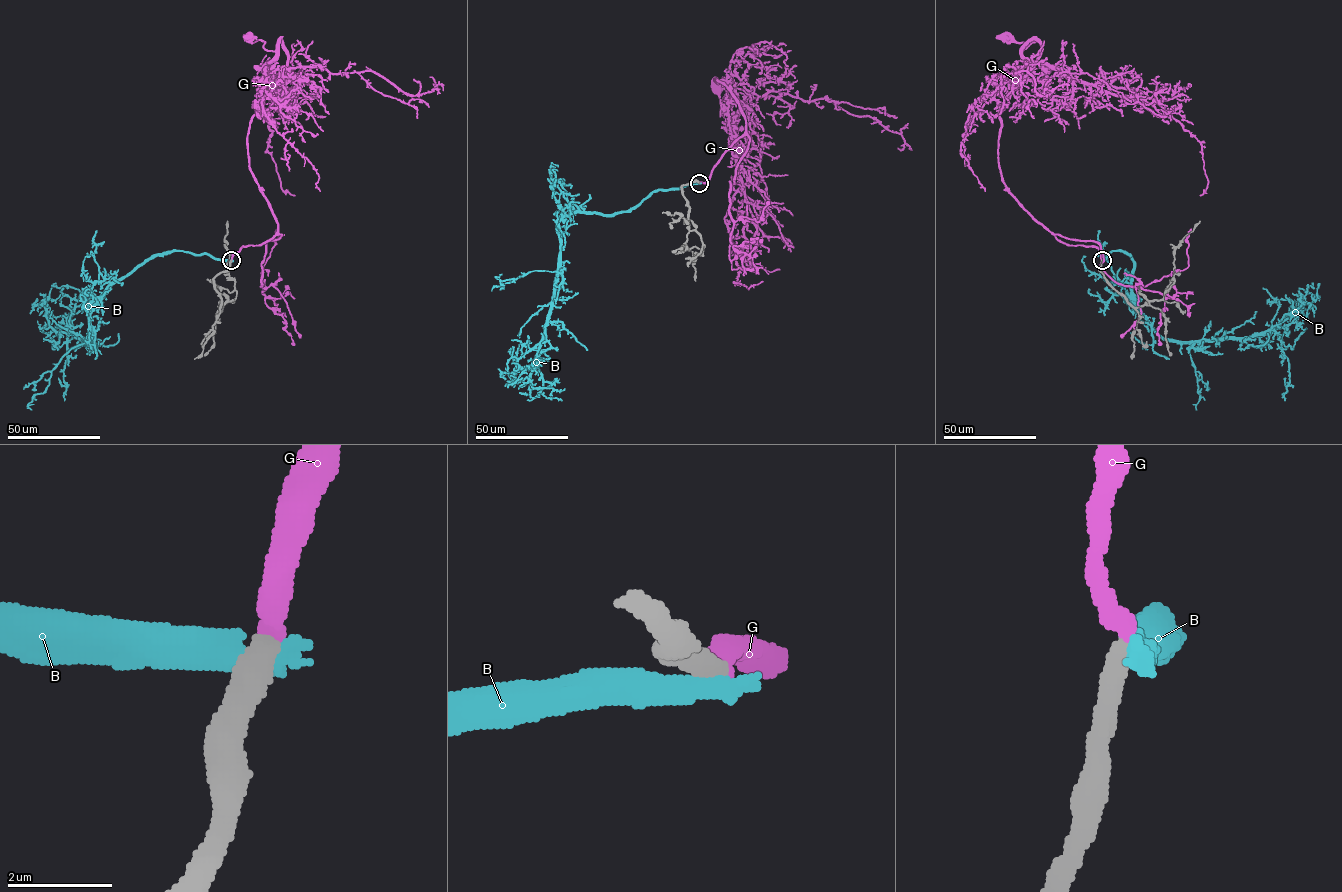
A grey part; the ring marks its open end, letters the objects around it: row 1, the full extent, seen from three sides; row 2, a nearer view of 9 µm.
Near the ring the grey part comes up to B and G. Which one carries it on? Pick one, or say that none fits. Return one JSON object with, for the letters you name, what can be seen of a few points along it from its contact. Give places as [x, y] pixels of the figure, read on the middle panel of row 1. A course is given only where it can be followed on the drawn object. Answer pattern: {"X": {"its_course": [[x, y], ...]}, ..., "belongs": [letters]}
{"G": {"its_course": [[699, 183], [745, 129], [738, 102], [716, 79], [755, 120], [742, 101], [729, 117], [716, 86]]}, "belongs": ["G"]}

